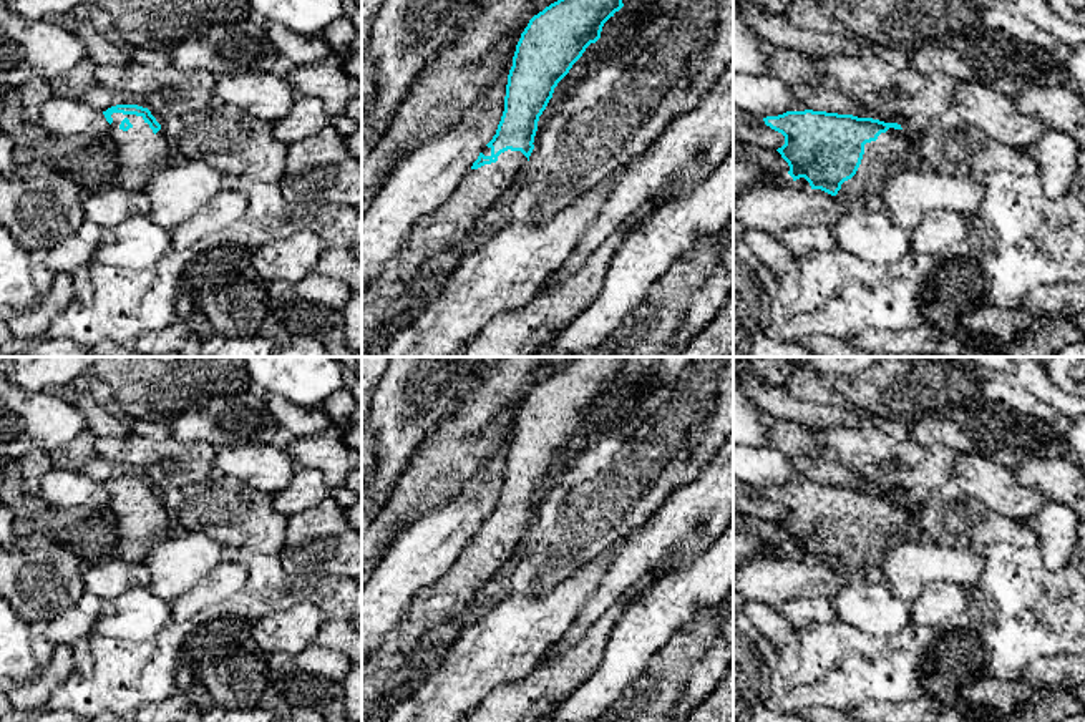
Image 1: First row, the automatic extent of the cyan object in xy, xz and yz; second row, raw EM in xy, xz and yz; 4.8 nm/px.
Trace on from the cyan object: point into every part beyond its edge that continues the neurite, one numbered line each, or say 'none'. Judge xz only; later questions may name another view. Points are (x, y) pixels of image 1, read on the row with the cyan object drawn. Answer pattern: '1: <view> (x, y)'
1: xz (453, 224)

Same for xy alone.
1: xy (143, 155)

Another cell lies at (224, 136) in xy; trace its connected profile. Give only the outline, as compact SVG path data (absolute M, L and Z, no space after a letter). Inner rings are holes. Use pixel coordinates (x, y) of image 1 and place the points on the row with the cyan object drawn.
M214 100L194 121L164 123L161 129L181 159L201 161L226 174L279 183L289 144L272 136L272 123Z

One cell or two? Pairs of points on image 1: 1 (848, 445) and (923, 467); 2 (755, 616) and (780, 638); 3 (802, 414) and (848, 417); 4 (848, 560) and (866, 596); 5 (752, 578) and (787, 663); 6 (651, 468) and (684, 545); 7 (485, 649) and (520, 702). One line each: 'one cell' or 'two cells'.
1: one cell
2: one cell
3: one cell
4: two cells
5: two cells
6: two cells
7: two cells

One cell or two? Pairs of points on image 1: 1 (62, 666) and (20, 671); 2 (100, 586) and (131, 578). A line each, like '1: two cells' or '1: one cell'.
1: two cells
2: one cell

